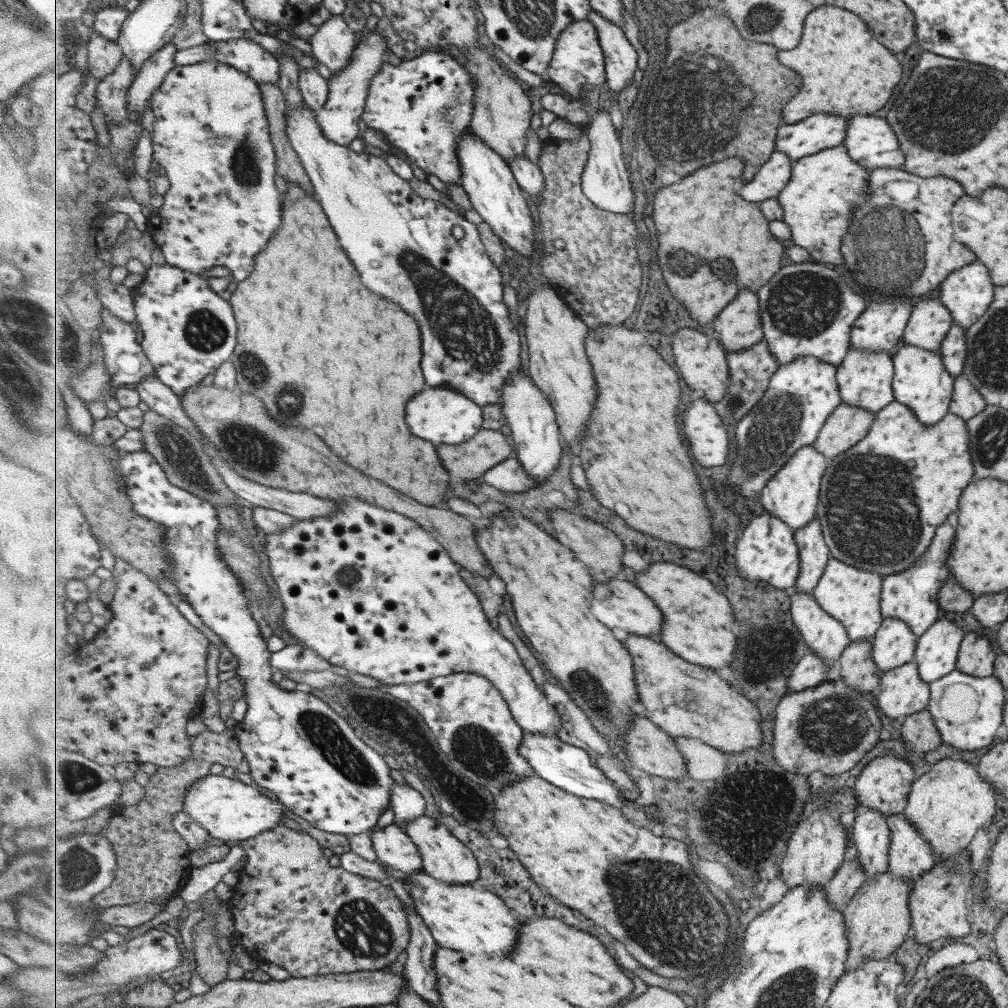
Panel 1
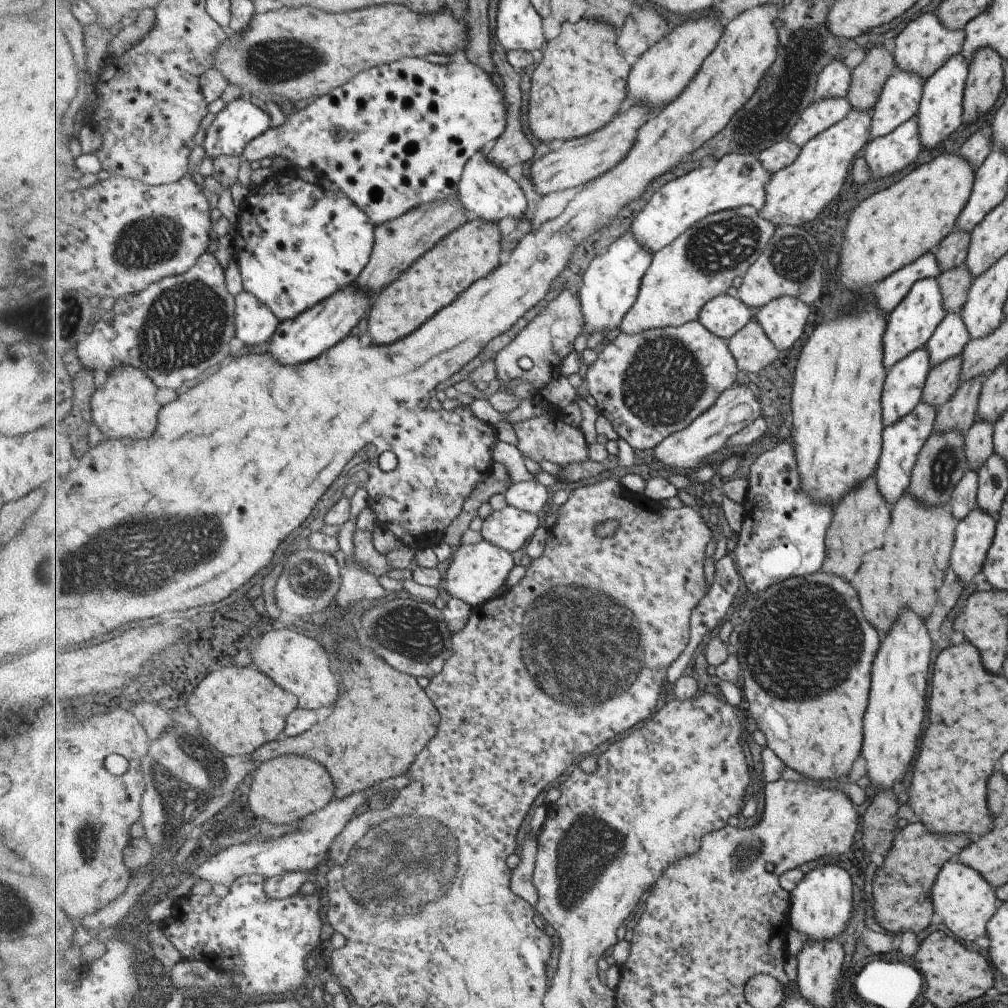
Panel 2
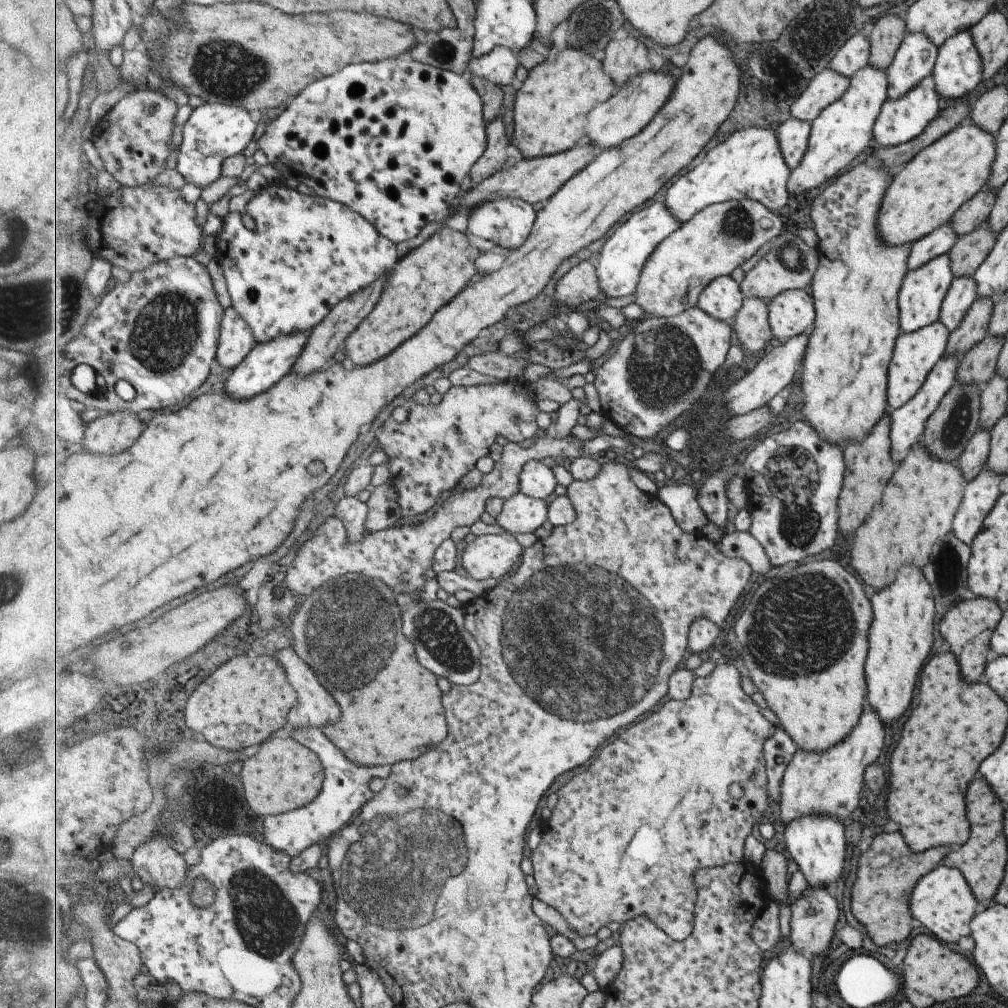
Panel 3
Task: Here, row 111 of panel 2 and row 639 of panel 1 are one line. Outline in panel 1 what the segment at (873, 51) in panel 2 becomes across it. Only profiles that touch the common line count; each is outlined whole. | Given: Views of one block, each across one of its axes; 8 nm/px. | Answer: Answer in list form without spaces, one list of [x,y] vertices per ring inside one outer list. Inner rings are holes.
[[[871,641],[850,642],[840,656],[836,674],[853,689],[875,692],[881,673],[871,659]]]

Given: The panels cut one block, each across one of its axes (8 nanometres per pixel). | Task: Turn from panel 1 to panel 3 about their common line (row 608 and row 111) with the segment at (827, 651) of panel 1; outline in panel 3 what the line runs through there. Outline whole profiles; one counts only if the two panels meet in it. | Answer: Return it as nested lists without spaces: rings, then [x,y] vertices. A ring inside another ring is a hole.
[[[826,66],[816,69],[809,86],[792,104],[791,116],[813,123],[825,107],[842,98],[848,88],[848,79]]]

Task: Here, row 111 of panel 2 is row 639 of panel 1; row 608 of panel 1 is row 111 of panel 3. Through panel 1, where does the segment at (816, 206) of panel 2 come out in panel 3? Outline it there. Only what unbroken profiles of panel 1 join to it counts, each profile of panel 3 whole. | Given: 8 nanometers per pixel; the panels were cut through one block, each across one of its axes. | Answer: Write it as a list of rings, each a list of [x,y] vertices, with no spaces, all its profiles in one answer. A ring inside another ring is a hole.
[[[865,65],[860,68],[850,79],[848,88],[841,99],[825,107],[820,116],[812,123],[812,133],[809,146],[802,163],[792,169],[788,182],[788,192],[791,195],[809,192],[835,174],[839,174],[857,154],[871,140],[871,126],[875,126],[881,105],[887,100],[887,81],[885,71],[880,71]]]

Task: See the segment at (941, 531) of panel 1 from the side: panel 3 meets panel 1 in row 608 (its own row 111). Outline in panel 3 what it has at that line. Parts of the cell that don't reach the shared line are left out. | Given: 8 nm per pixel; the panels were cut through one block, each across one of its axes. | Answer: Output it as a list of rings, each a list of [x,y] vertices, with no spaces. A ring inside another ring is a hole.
[[[927,75],[900,99],[885,100],[877,115],[873,127],[875,146],[894,147],[910,141],[921,134],[926,124],[929,124],[939,114],[938,94],[935,92],[932,75]]]

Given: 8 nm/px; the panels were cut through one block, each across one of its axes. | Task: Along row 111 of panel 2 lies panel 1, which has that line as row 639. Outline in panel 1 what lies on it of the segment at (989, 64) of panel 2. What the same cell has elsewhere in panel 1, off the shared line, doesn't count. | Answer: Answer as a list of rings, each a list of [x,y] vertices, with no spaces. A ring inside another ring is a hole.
[[[965,633],[959,643],[955,669],[975,677],[989,676],[994,659],[989,638],[981,633]]]

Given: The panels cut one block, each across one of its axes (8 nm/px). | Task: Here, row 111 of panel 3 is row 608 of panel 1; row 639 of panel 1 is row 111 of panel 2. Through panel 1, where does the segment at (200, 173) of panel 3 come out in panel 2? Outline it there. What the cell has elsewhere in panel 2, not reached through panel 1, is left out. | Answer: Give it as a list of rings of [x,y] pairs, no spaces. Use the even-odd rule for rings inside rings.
[[[243,96],[230,102],[212,121],[204,137],[205,154],[213,160],[219,156],[239,156],[252,140],[263,136],[271,129],[271,116]]]

